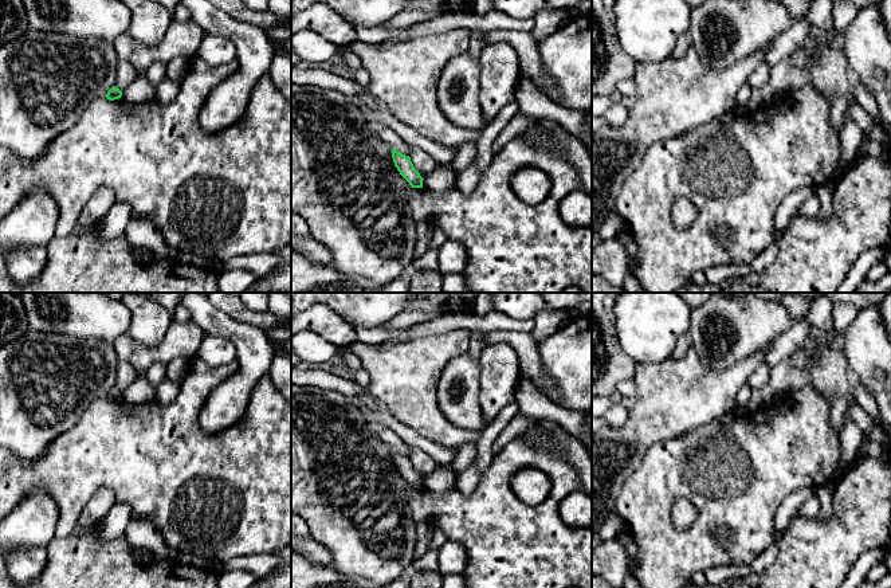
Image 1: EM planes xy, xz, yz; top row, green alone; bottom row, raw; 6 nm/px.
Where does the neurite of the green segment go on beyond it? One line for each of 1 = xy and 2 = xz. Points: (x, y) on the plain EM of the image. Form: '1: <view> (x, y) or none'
1: none
2: none

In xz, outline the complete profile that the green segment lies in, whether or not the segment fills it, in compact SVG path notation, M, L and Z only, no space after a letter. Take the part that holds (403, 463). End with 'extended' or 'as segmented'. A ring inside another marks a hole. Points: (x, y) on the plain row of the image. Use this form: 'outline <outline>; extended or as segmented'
outline M393 448L392 459L400 475L409 483L412 489L423 489L424 479L415 470L409 456L401 455Z; as segmented

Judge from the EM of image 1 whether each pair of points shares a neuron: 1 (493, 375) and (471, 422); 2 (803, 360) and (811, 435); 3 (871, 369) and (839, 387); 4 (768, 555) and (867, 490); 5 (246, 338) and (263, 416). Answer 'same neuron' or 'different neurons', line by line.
1: different neurons
2: different neurons
3: different neurons
4: different neurons
5: different neurons

